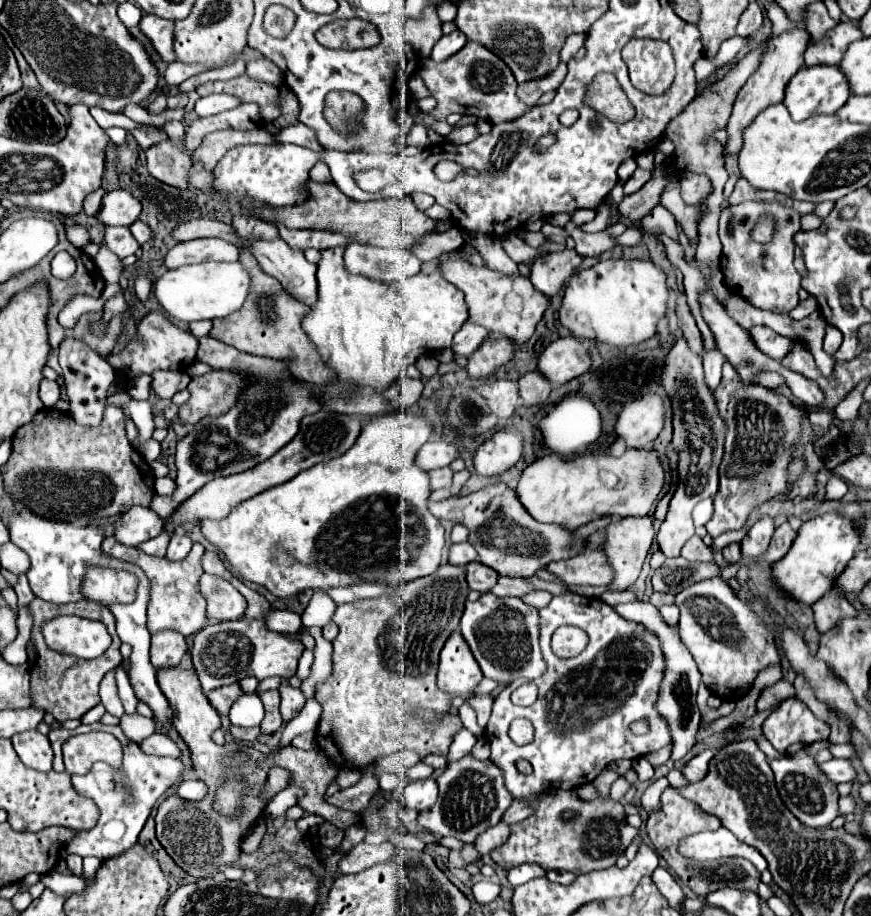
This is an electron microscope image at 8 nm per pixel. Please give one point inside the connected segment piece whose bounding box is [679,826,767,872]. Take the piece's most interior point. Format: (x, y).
(720, 843)

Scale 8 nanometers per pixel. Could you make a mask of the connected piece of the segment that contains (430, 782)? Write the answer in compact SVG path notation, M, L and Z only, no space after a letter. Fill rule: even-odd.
M433 778L409 782L403 788L403 798L405 804L417 812L429 810L437 800L437 782Z

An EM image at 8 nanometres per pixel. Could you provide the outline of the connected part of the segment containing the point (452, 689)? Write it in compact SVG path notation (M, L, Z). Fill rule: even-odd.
M453 632L441 650L437 686L447 694L467 694L481 678L481 668L473 660L461 632Z

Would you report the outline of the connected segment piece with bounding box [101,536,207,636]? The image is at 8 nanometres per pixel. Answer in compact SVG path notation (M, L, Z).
M107 536L103 540L101 550L109 556L115 556L115 558L141 566L145 570L147 578L151 580L151 600L147 606L147 628L151 634L157 634L163 630L175 630L183 636L191 636L197 630L205 628L207 604L205 604L205 598L201 598L201 594L199 594L199 578L203 574L201 556L205 552L205 548L201 544L193 544L187 558L183 558L179 562L171 562L167 558L155 558L155 556L141 552L139 548L129 548L125 544L117 544L115 536Z

